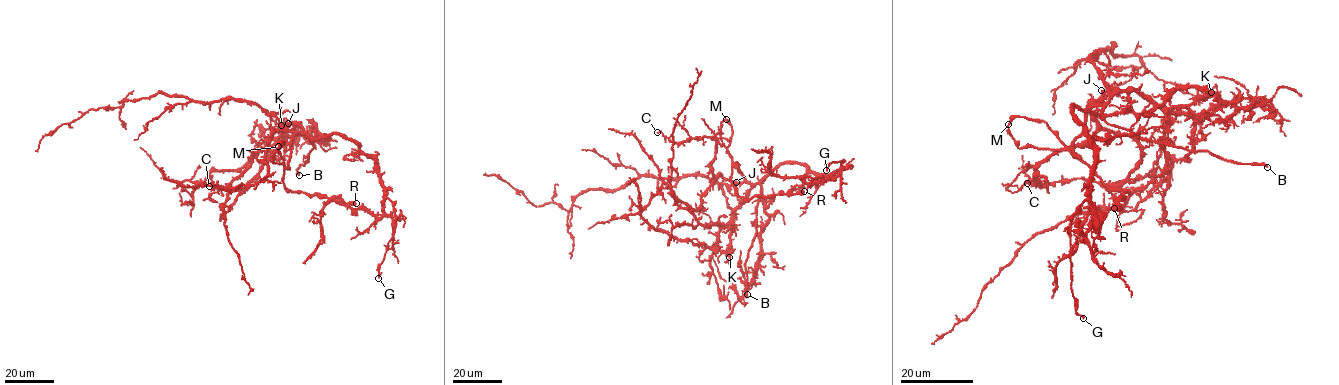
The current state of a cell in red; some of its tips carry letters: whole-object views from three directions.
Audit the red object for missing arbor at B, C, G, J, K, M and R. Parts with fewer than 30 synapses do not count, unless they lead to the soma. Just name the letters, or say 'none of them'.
B

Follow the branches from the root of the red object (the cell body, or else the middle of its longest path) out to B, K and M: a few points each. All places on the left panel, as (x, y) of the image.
B: (300, 132), (307, 135), (313, 148), (308, 160), (297, 168), (299, 175)
K: (300, 132), (304, 130), (298, 124), (291, 124), (284, 135), (278, 129), (281, 125)
M: (300, 132), (292, 137), (287, 167), (279, 150), (283, 141), (278, 146)

